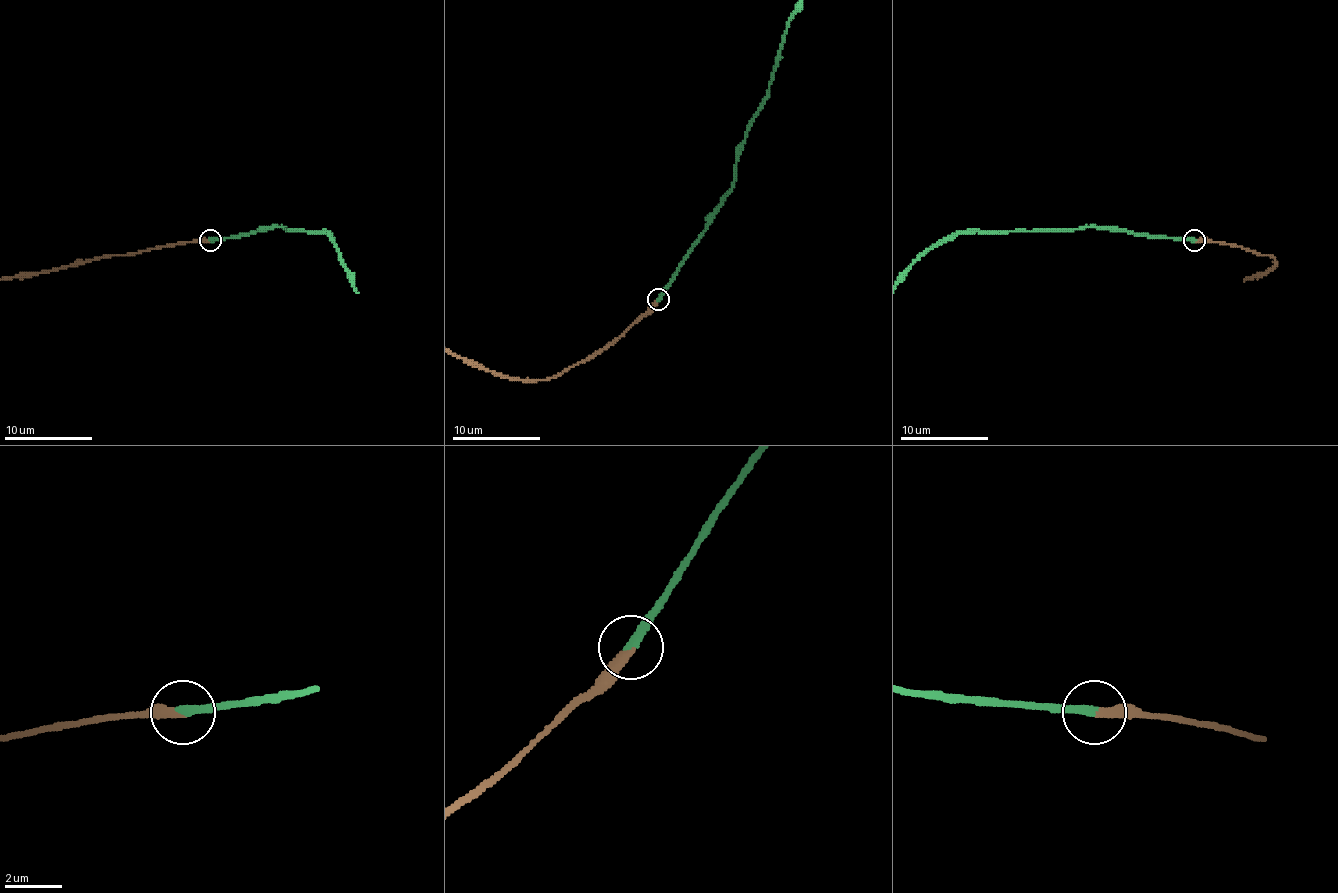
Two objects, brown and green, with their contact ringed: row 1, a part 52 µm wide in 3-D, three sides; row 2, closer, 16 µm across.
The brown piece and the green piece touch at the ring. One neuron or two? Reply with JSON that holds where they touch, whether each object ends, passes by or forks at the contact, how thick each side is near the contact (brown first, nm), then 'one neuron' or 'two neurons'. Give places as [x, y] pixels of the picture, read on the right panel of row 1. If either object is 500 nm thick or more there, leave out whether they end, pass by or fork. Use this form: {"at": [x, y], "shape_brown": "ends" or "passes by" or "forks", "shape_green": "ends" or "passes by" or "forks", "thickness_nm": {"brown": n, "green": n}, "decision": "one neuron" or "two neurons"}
{"at": [1194, 240], "shape_brown": "ends", "shape_green": "ends", "thickness_nm": {"brown": 320, "green": 280}, "decision": "one neuron"}

